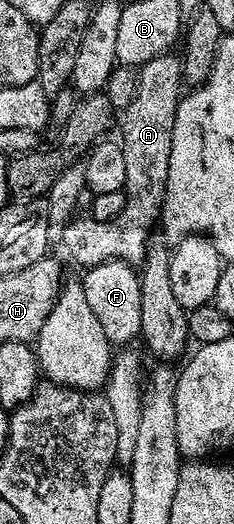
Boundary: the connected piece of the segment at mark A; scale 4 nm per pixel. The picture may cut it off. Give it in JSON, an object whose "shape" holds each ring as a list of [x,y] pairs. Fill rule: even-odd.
{"shape":[[[166,52],[147,60],[136,71],[137,91],[134,99],[123,110],[125,119],[120,119],[121,135],[119,141],[123,148],[123,160],[127,160],[127,180],[125,181],[125,203],[123,212],[115,216],[110,222],[97,222],[92,216],[77,216],[67,224],[63,232],[60,245],[65,246],[69,258],[78,262],[81,268],[98,266],[104,262],[127,262],[141,264],[145,261],[145,254],[149,251],[151,239],[149,233],[154,233],[161,216],[161,205],[165,203],[165,189],[167,188],[167,164],[171,164],[171,132],[175,128],[175,112],[179,108],[183,97],[183,79],[181,77],[181,59],[173,52]]]}

